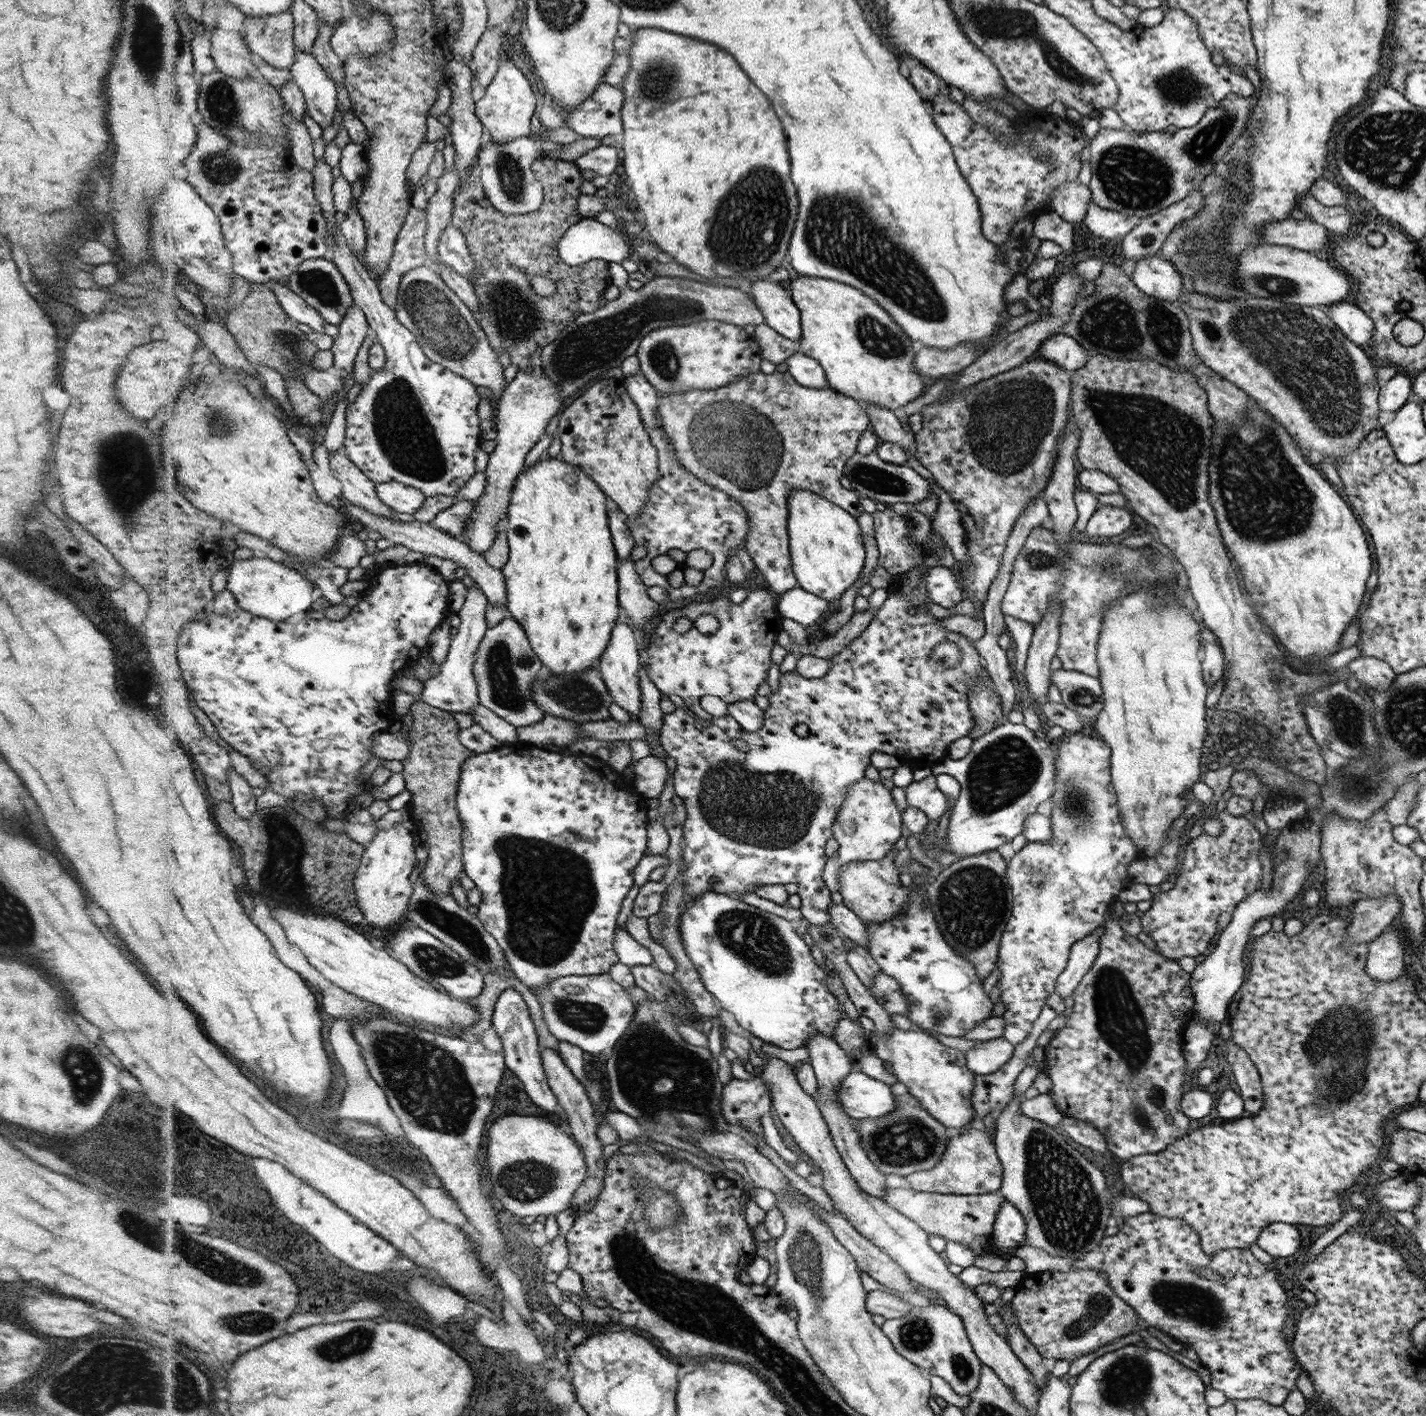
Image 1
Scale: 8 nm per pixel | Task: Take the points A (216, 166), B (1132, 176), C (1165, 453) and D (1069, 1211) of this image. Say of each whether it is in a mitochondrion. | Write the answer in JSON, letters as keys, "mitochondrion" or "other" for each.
{"A":"mitochondrion","B":"mitochondrion","C":"mitochondrion","D":"mitochondrion"}

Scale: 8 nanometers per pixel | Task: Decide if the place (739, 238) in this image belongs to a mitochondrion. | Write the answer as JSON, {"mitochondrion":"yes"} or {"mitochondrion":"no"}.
{"mitochondrion":"yes"}

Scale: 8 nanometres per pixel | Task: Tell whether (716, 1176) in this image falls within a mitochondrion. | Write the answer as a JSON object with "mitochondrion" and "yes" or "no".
{"mitochondrion":"no"}

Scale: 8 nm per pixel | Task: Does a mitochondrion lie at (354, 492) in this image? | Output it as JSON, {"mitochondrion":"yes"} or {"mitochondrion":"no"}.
{"mitochondrion":"no"}

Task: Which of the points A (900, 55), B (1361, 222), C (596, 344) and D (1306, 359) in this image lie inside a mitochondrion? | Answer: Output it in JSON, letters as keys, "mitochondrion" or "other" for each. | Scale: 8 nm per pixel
{"A":"other","B":"other","C":"mitochondrion","D":"mitochondrion"}

